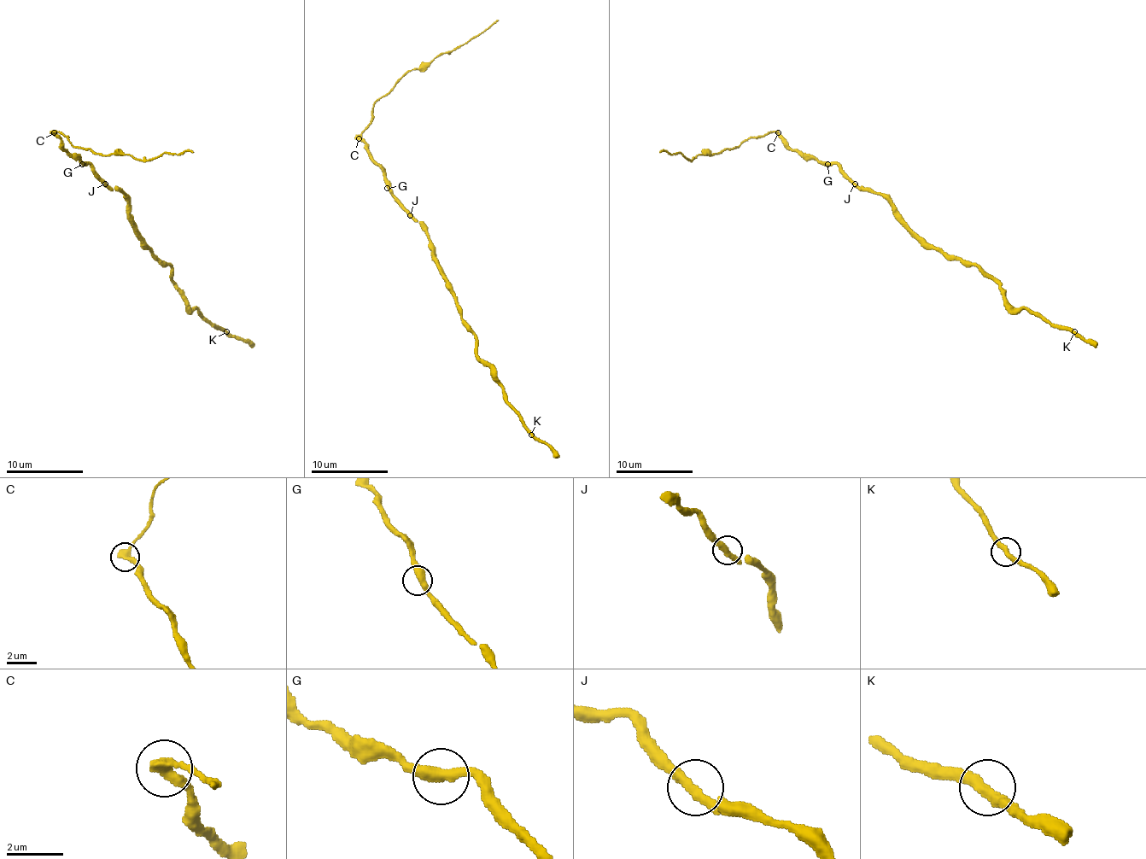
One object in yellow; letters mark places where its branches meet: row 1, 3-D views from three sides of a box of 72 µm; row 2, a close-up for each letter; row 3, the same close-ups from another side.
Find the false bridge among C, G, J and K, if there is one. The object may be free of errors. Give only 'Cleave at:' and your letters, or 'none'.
Cleave at: C

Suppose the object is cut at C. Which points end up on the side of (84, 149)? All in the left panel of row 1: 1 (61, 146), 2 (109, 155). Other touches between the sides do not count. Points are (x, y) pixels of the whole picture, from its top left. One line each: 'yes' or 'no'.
1: no
2: yes

